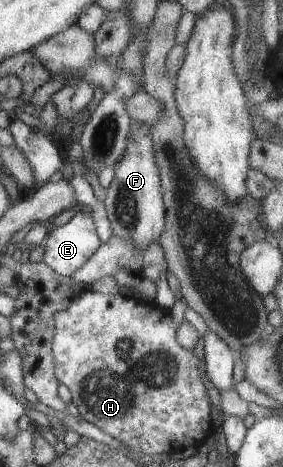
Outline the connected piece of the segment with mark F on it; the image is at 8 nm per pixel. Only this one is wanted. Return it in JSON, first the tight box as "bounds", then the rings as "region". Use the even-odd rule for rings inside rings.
{"bounds":[104,120,166,251],"region":[[[133,120],[126,151],[121,161],[115,165],[115,176],[104,200],[113,229],[112,235],[123,237],[123,241],[131,243],[137,251],[145,251],[149,245],[160,241],[166,221],[160,174],[154,161],[154,150],[148,129],[147,123]]]}

